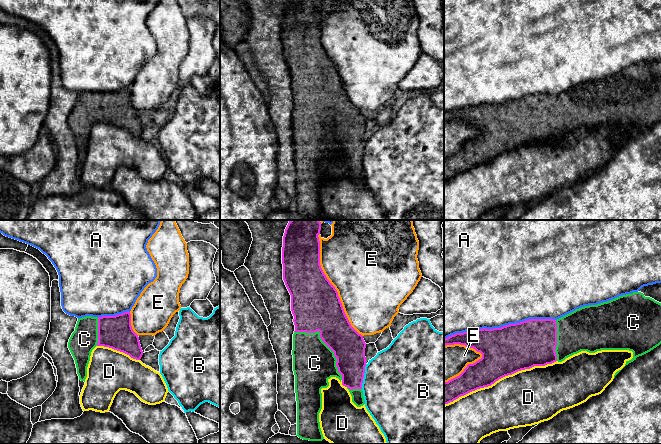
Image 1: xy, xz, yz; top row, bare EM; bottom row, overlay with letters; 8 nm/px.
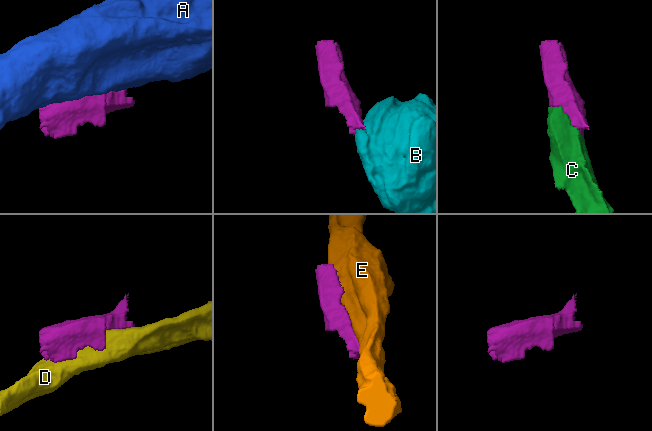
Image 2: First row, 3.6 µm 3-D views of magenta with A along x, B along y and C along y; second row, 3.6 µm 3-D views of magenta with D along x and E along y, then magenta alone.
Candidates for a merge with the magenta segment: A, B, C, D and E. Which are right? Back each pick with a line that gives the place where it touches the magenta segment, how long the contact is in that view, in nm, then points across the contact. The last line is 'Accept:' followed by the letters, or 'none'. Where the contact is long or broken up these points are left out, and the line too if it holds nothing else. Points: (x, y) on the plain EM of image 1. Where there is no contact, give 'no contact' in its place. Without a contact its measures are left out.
C: meets magenta in xz at (324, 118); contact 550 nm long
Accept: C

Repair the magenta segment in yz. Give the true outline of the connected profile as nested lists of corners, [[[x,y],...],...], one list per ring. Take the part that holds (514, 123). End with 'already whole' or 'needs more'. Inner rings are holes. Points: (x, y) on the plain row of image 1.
[[[633,68],[619,72],[597,81],[584,82],[557,95],[529,95],[520,99],[509,100],[501,104],[478,105],[456,109],[444,114],[444,122],[460,120],[473,124],[482,130],[482,134],[473,140],[468,140],[457,153],[444,158],[444,181],[461,172],[480,164],[488,163],[499,155],[512,151],[518,147],[530,145],[534,142],[545,142],[556,137],[562,138],[566,134],[581,127],[595,129],[601,126],[629,126],[633,134],[626,137],[626,141],[636,136],[661,120],[661,79],[641,68]]]; needs more

